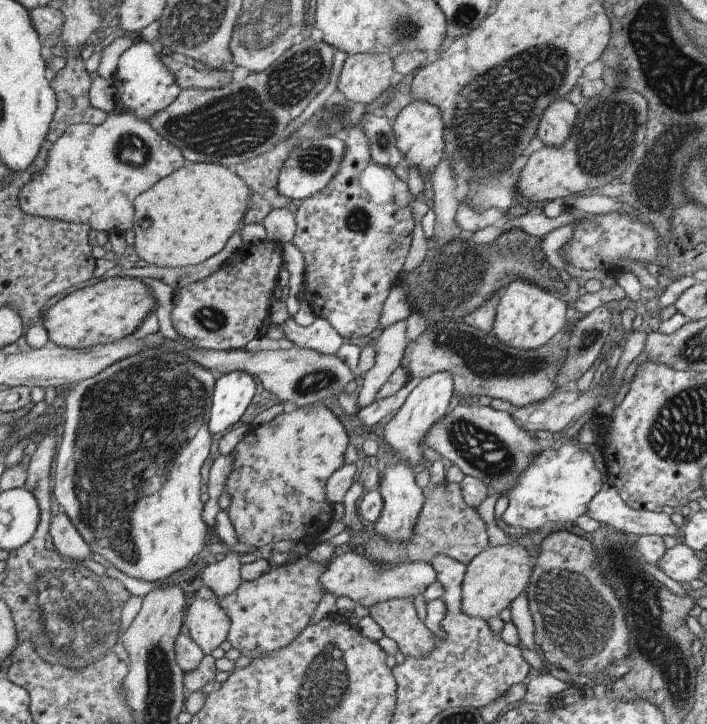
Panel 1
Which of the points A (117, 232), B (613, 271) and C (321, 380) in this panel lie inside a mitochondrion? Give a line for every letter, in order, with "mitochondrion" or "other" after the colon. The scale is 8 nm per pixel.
A: other
B: other
C: mitochondrion

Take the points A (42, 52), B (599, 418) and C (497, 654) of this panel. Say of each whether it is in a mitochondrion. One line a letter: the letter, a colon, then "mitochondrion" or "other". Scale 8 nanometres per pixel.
A: other
B: other
C: other

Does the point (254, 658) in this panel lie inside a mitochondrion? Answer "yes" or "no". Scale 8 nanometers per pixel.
no

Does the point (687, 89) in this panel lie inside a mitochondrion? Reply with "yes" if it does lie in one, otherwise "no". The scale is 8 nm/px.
yes

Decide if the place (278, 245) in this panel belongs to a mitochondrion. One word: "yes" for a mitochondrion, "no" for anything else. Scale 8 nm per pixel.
no

